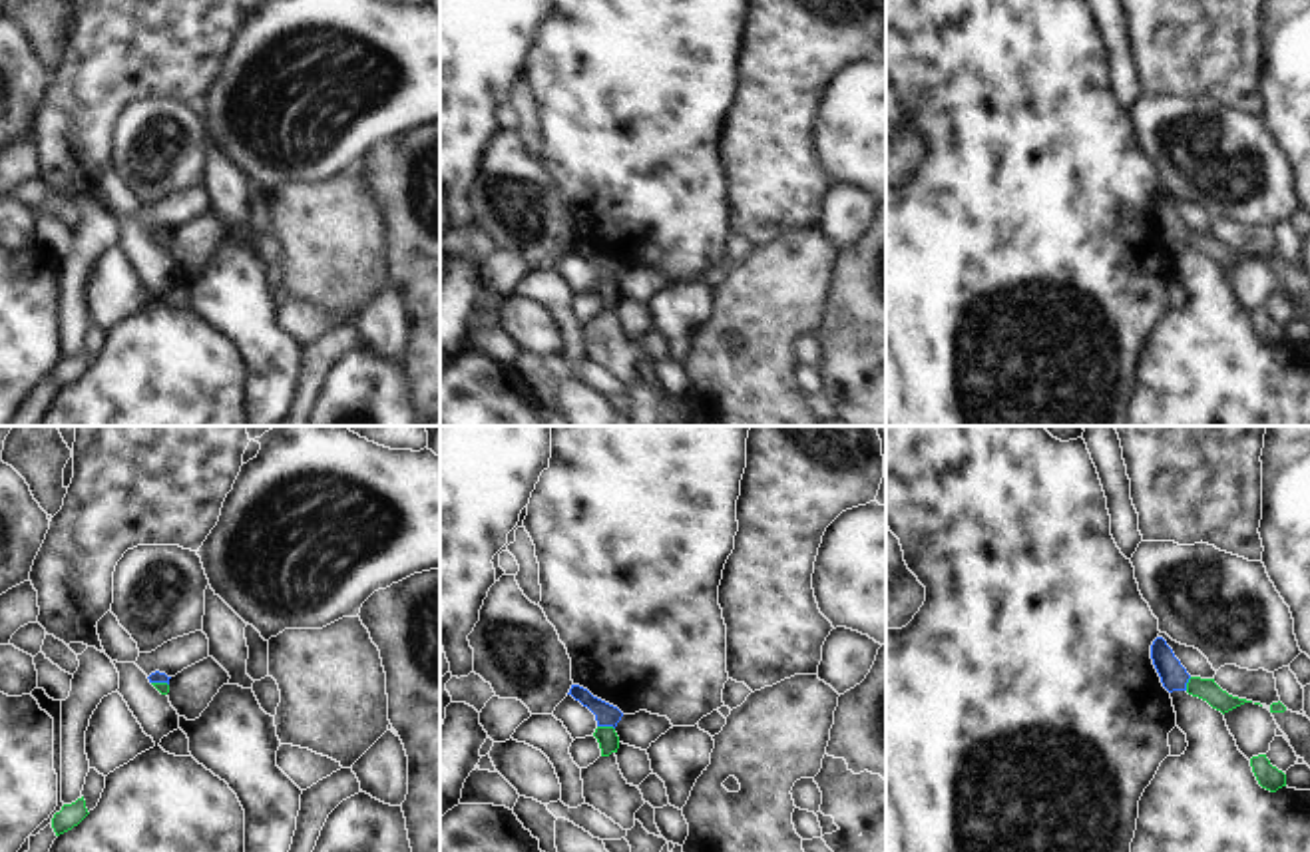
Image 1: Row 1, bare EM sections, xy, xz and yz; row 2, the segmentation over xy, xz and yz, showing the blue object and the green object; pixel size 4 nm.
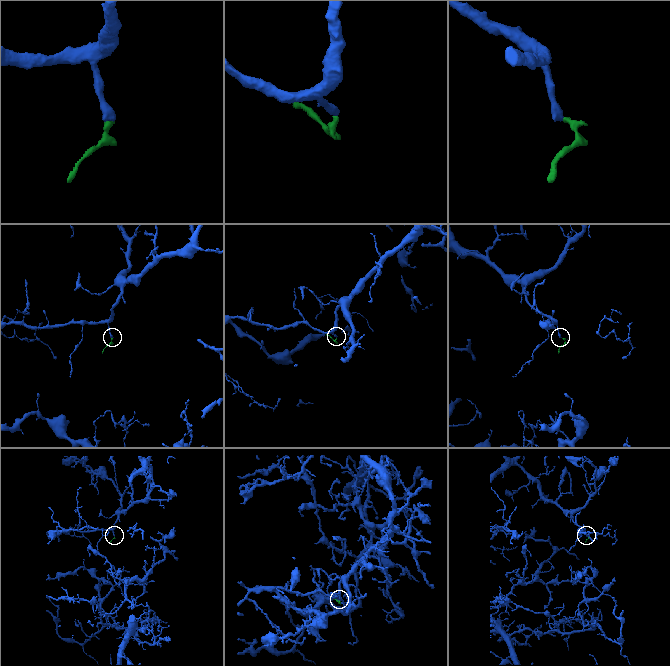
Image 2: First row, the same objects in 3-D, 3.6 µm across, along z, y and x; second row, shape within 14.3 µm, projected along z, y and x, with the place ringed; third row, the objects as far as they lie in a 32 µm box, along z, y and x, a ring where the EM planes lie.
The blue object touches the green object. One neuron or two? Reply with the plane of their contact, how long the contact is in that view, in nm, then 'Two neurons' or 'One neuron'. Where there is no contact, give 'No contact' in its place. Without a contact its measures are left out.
Touches blue in xz. Shared border 70 nm. One neuron.

